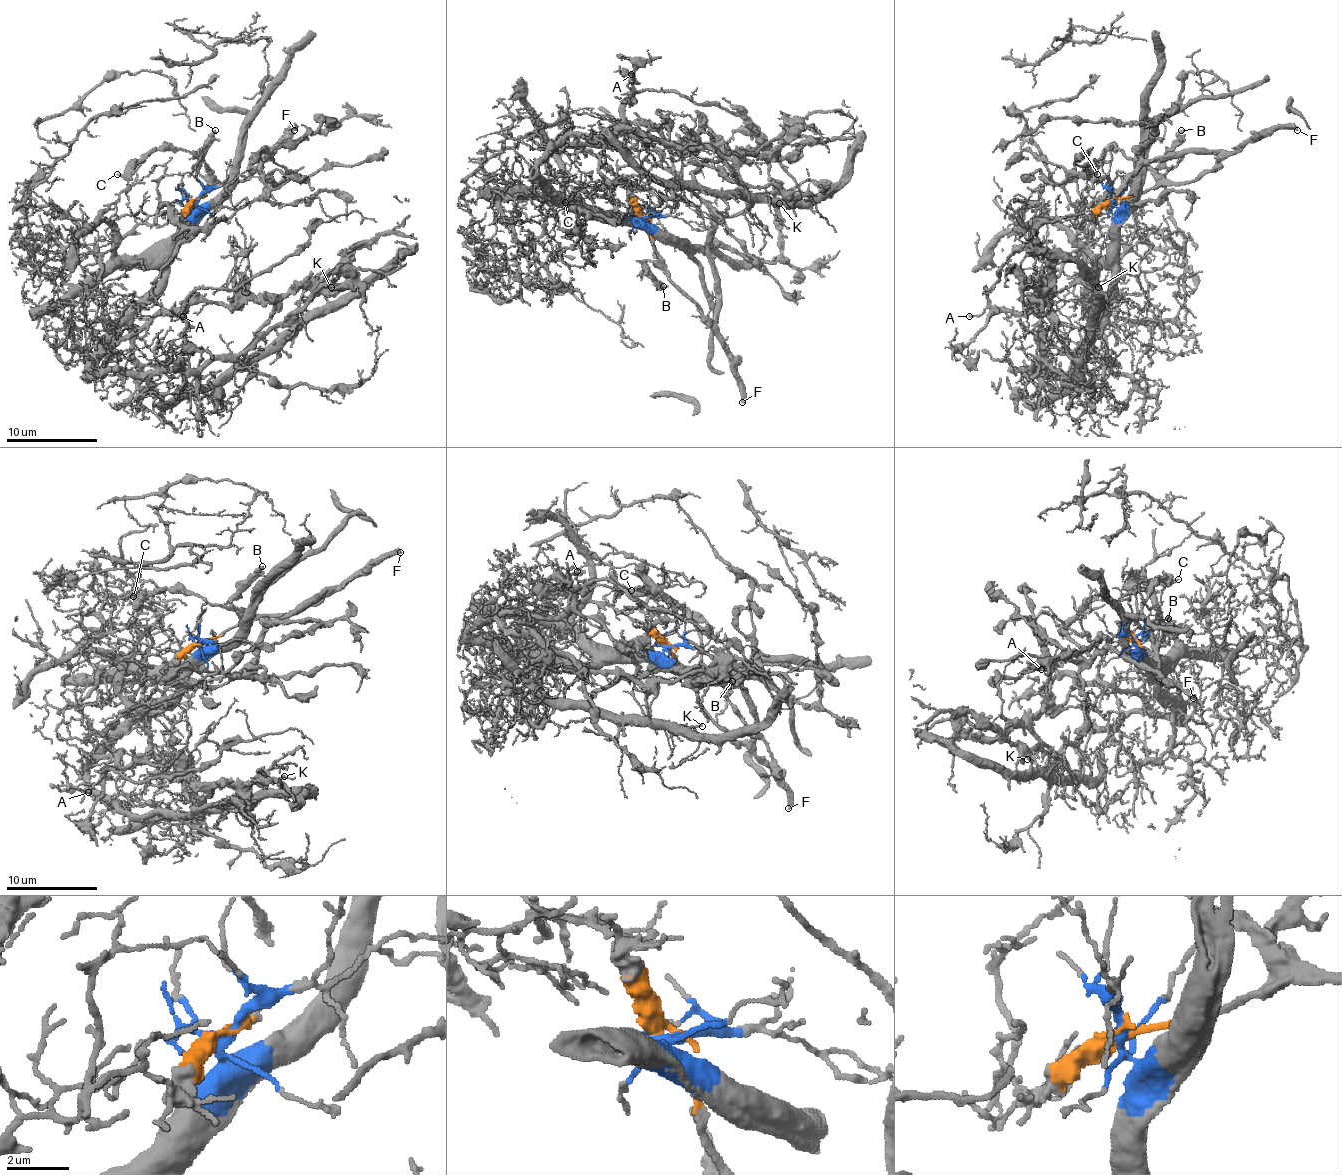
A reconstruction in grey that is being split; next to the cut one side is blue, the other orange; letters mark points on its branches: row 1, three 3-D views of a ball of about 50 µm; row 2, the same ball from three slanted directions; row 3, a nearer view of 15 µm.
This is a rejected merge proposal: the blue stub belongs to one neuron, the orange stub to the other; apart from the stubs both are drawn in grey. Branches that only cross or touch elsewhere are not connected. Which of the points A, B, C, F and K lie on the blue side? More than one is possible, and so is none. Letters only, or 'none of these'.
A, K

